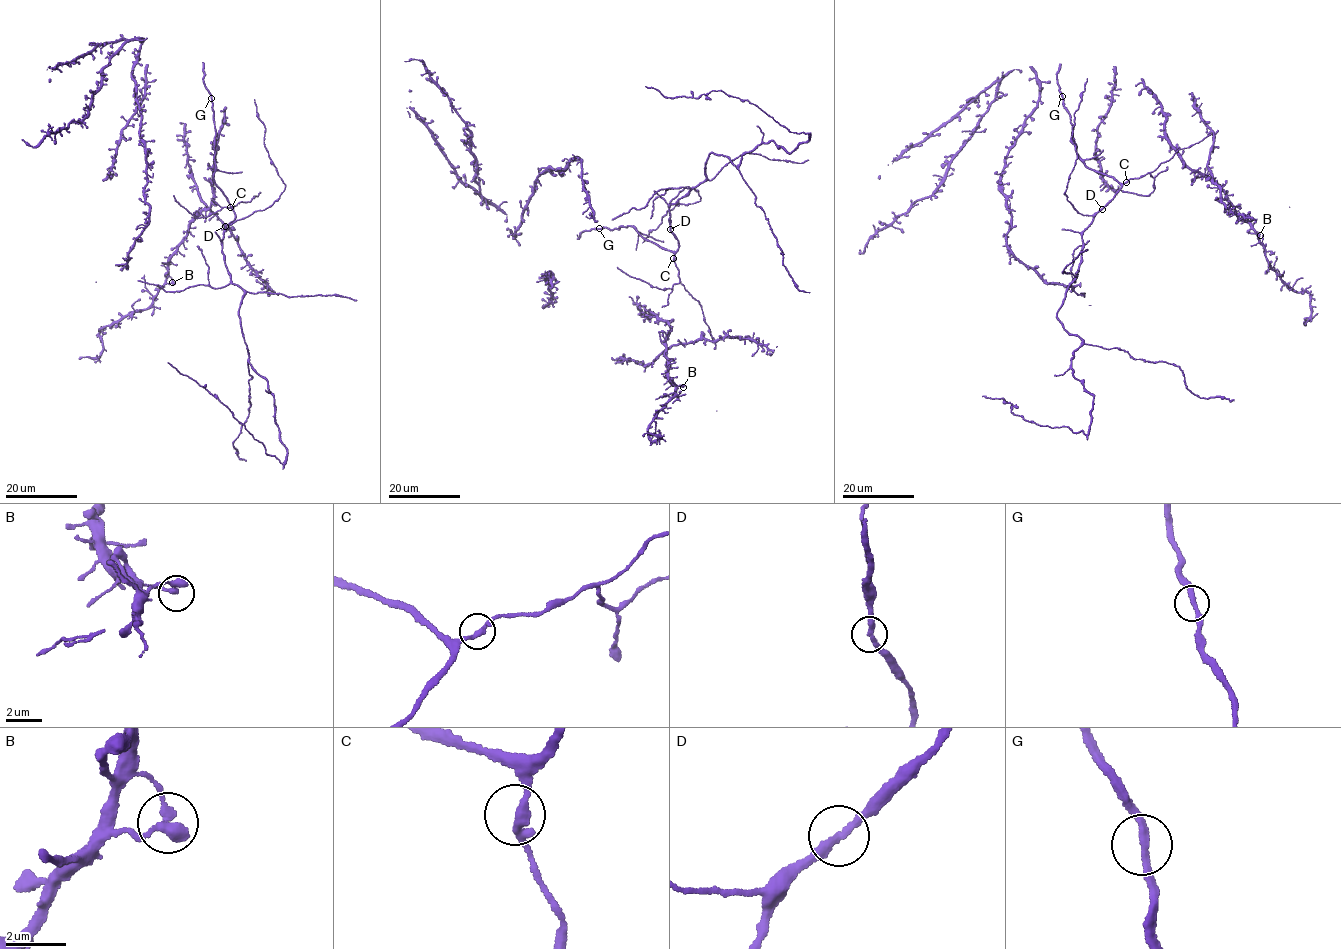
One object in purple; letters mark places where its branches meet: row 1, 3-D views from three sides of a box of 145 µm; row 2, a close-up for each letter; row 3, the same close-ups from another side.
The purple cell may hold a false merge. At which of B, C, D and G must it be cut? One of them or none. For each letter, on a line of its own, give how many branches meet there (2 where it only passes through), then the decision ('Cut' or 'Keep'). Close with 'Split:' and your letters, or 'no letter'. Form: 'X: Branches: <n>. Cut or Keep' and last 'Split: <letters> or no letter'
B: Branches: 2. Keep
C: Branches: 2. Keep
D: Branches: 2. Keep
G: Branches: 2. Keep
Split: no letter

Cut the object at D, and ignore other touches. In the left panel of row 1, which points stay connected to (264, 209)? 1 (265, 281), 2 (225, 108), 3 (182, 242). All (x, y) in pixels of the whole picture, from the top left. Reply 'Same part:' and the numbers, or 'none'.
Same part: none

